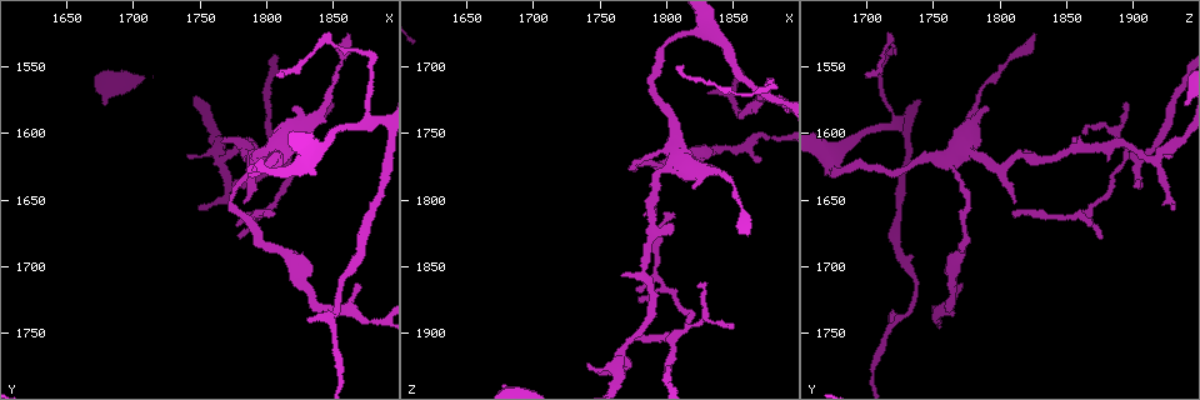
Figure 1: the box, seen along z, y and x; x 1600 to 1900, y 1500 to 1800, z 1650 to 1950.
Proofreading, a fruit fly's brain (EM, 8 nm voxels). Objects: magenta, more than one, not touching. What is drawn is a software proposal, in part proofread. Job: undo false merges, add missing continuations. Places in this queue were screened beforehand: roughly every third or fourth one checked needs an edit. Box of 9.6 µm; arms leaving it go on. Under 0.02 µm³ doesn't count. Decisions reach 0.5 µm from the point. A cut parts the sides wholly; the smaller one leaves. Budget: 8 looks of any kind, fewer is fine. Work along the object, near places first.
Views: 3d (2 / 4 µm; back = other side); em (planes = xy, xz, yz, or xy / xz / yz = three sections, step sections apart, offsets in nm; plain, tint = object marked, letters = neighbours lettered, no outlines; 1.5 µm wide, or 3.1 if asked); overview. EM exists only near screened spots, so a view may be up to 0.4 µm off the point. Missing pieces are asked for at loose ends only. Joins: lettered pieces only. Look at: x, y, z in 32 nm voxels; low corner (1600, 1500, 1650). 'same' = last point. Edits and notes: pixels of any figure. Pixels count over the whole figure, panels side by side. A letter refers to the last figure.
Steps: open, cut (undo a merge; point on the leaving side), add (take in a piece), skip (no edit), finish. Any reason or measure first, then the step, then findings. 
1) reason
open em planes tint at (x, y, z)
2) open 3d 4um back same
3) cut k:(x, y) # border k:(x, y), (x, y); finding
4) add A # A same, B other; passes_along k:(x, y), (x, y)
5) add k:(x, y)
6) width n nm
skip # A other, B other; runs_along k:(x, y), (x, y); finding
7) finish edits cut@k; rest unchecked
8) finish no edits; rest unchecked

free end
open em xz step 4 tint at (1750, 1658, 1930)

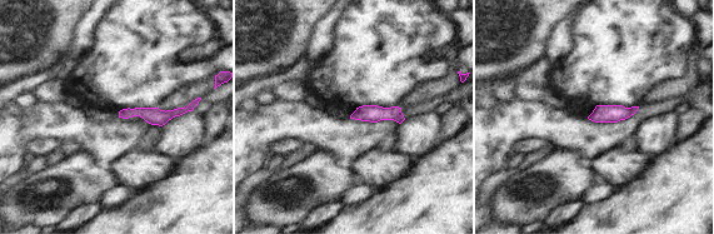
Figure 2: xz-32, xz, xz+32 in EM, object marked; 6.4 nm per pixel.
open em planes letters same

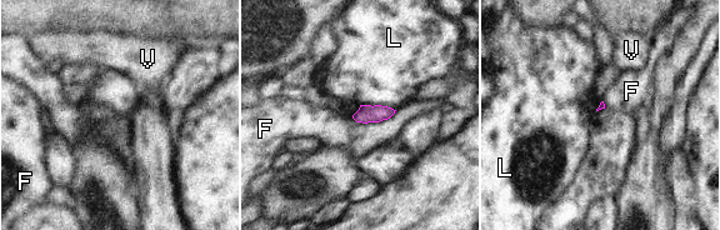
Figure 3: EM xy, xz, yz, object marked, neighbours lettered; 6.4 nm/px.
longest_contact F 300 nm
skip # F other, L other, V other; border 3:(360, 104), (386, 105), (395, 110); none of them fits

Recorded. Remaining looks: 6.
thin end
open em planes letters at (1832, 1602, 1862)

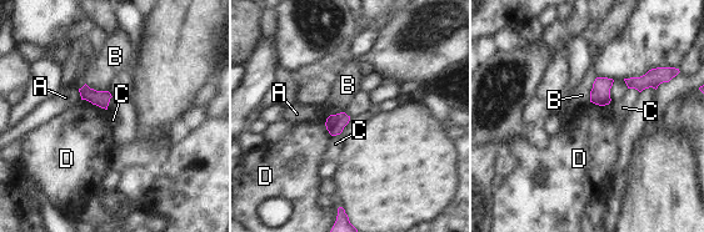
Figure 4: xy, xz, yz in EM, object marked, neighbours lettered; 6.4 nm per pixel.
longest_contact D 180 nm
skip # A other, B other, C other, D other; border 4:(81, 99), (106, 110); none of them fits

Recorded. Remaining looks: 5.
free end
open 3d 2um at (1806, 1660, 1808)

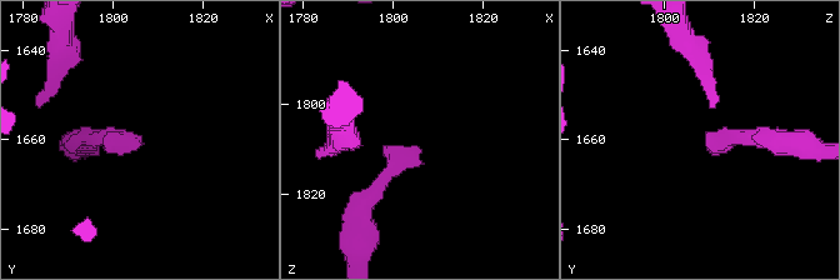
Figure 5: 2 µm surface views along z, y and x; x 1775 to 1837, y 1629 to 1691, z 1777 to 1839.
need the tissue
open em xz step 4 tint at (1806, 1661, 1810)

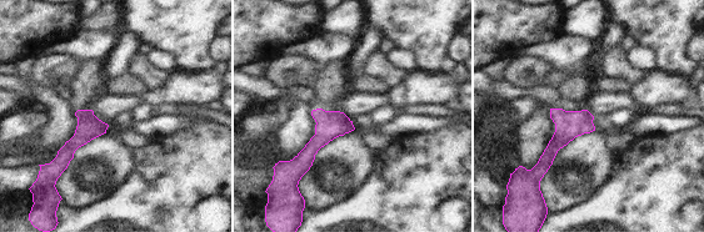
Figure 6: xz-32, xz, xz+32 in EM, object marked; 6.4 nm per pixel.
open em planes letters same

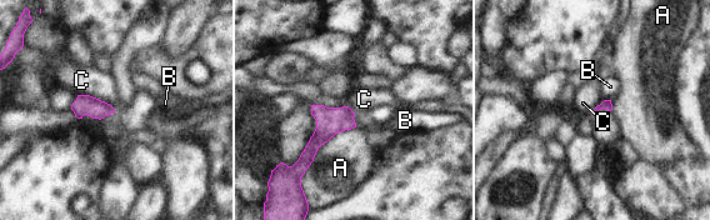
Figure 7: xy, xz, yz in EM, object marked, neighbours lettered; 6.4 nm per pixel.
skip # A other, B other, C other; border 7:(78, 94), (104, 100), (115, 110); none of them fits

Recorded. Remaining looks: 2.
finish no edits; rest unchecked

